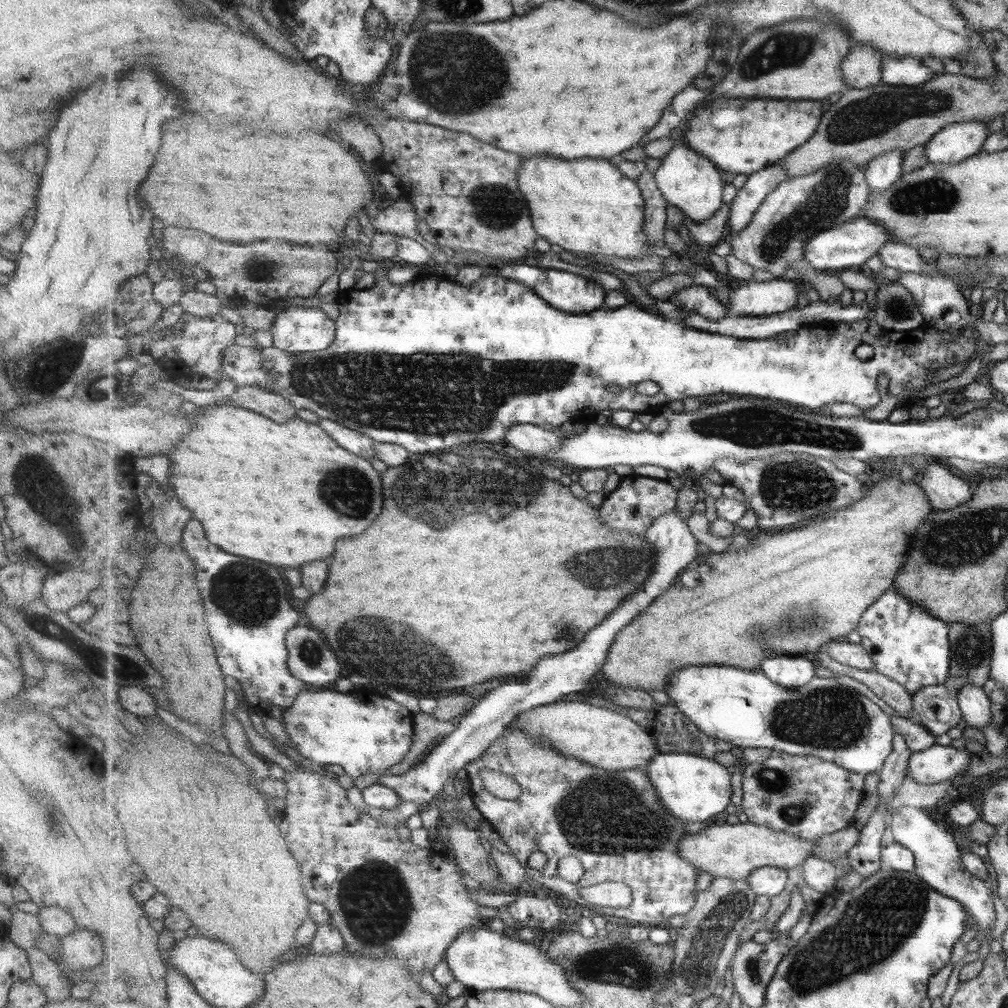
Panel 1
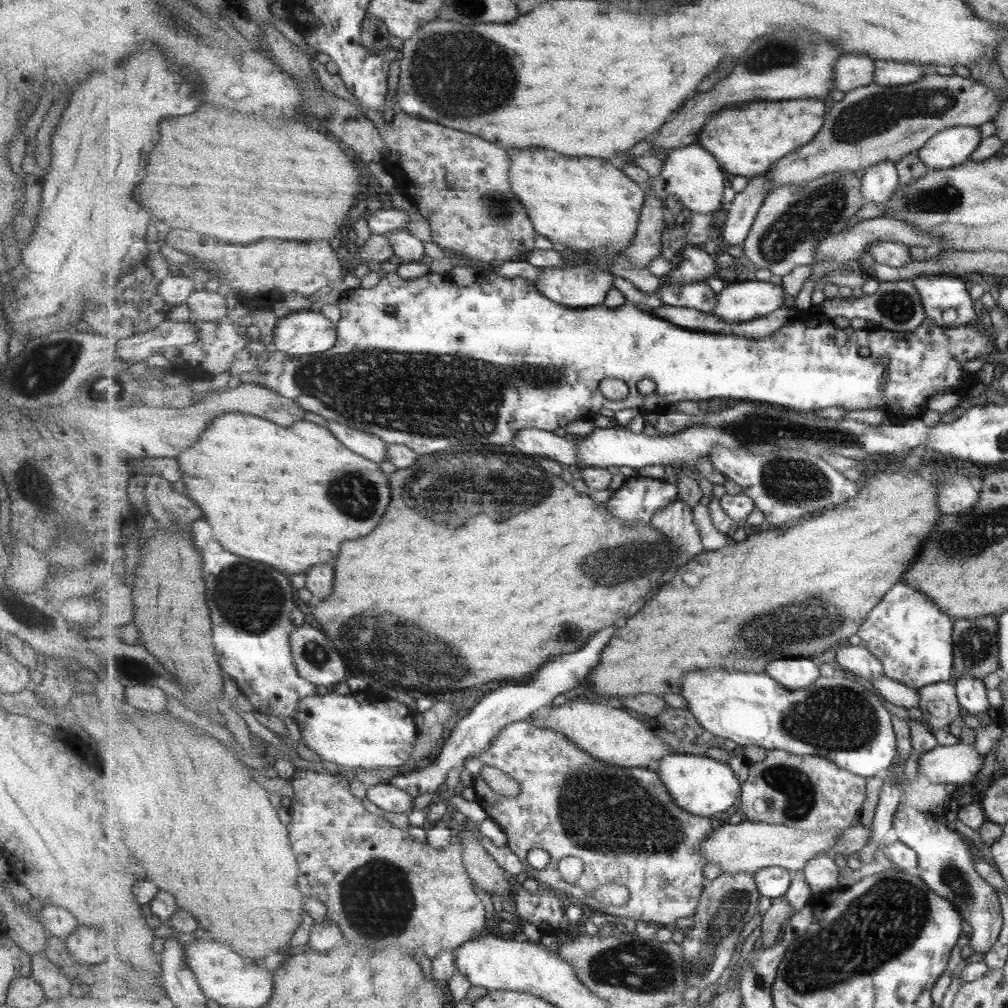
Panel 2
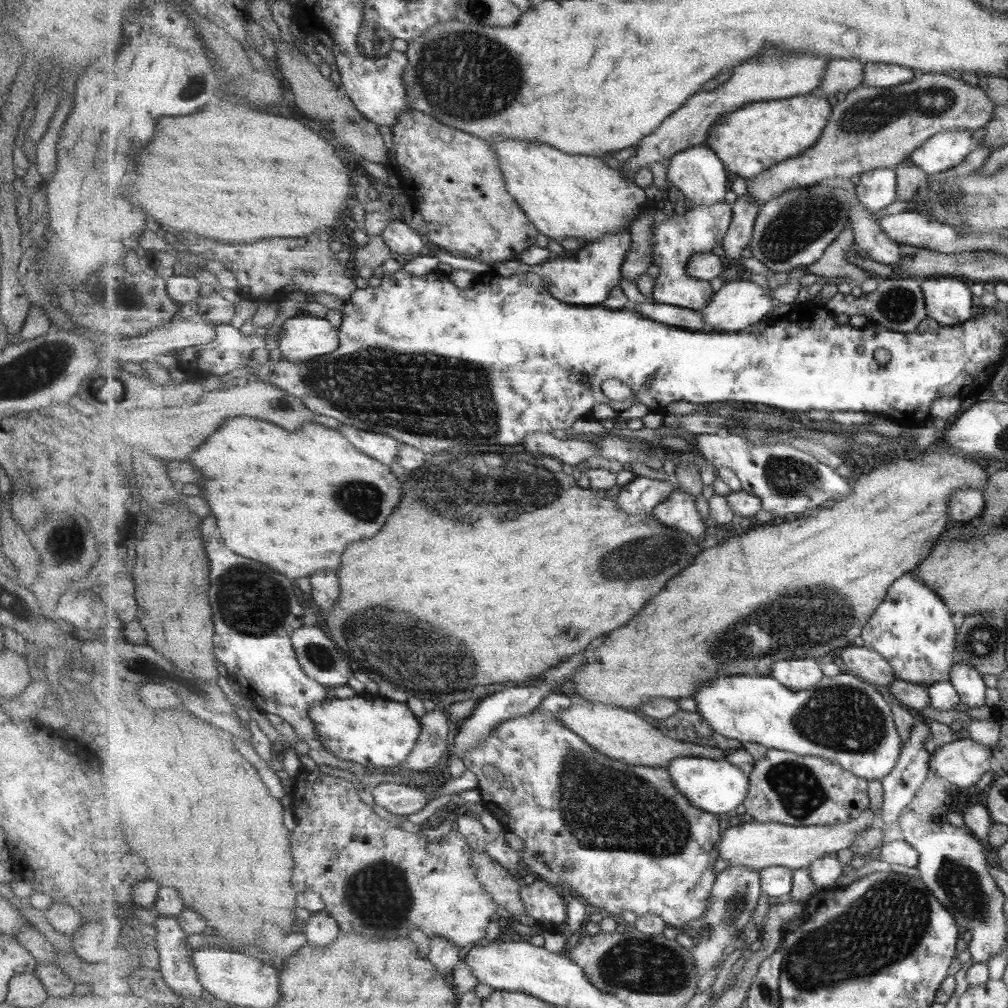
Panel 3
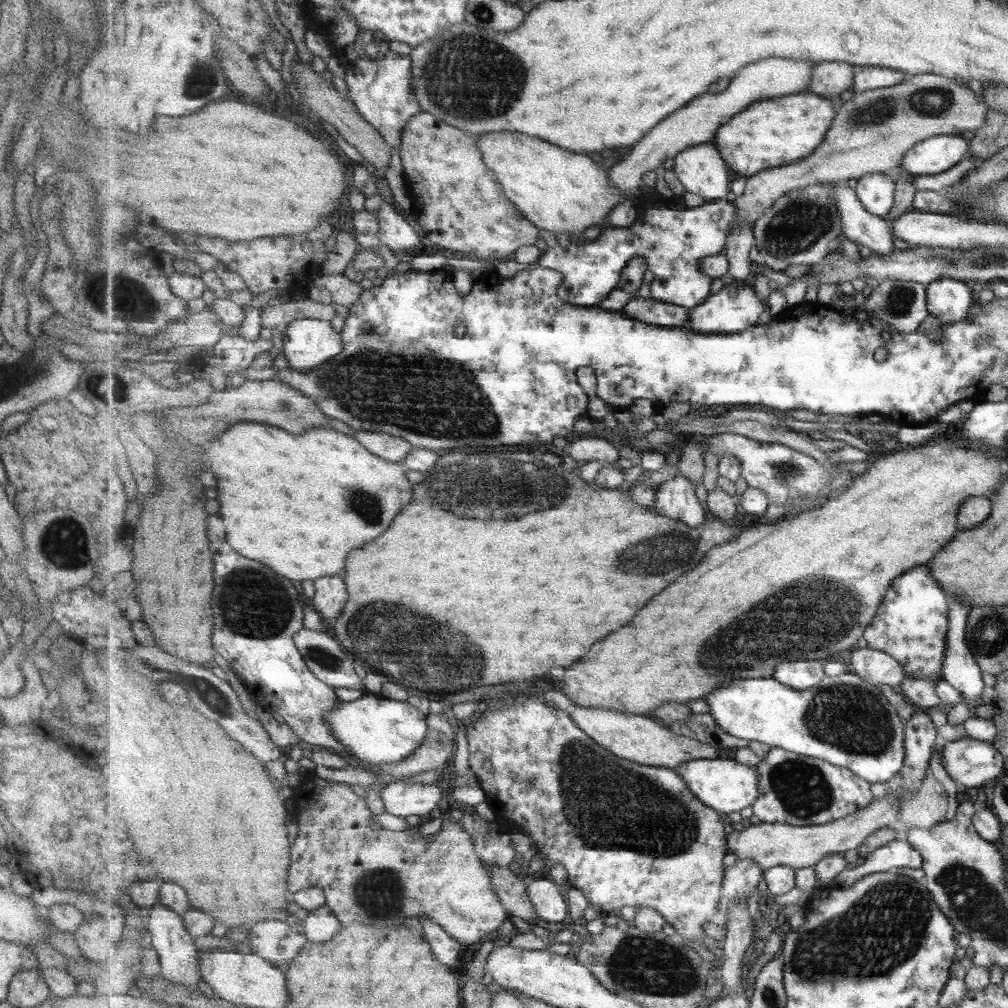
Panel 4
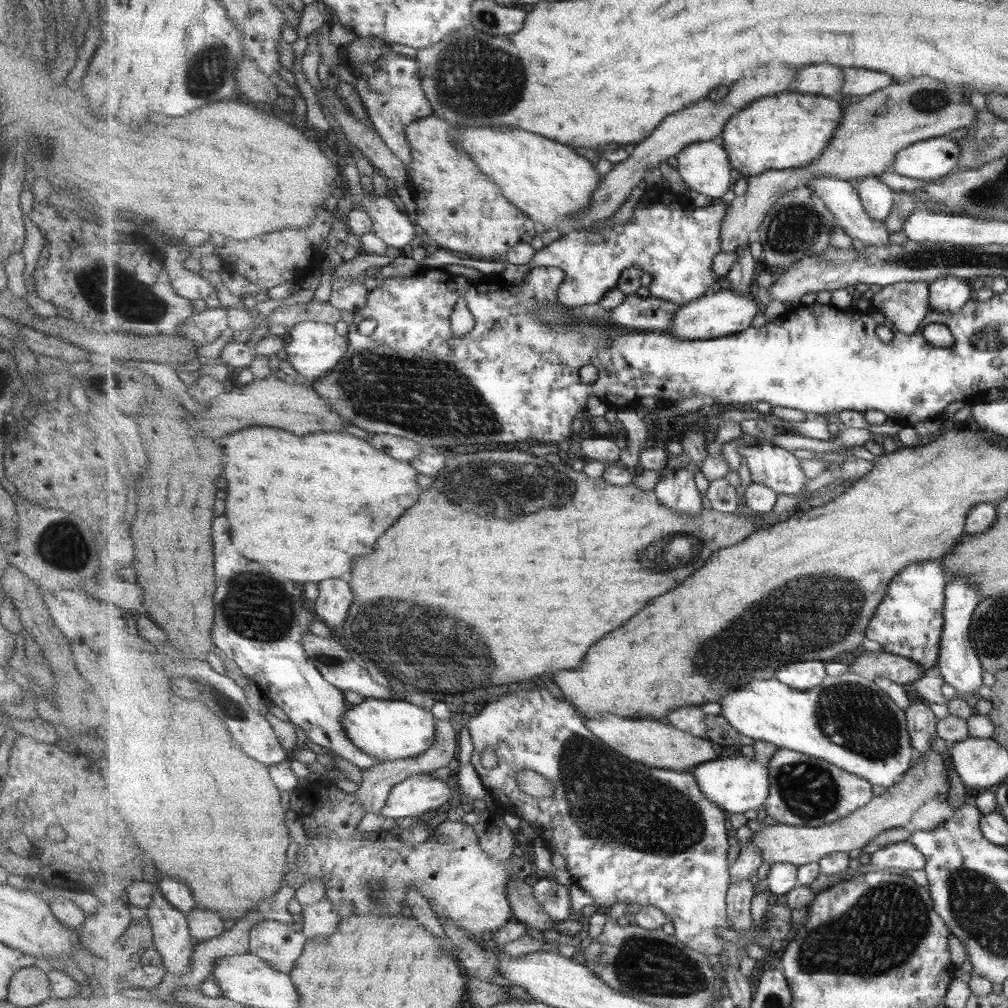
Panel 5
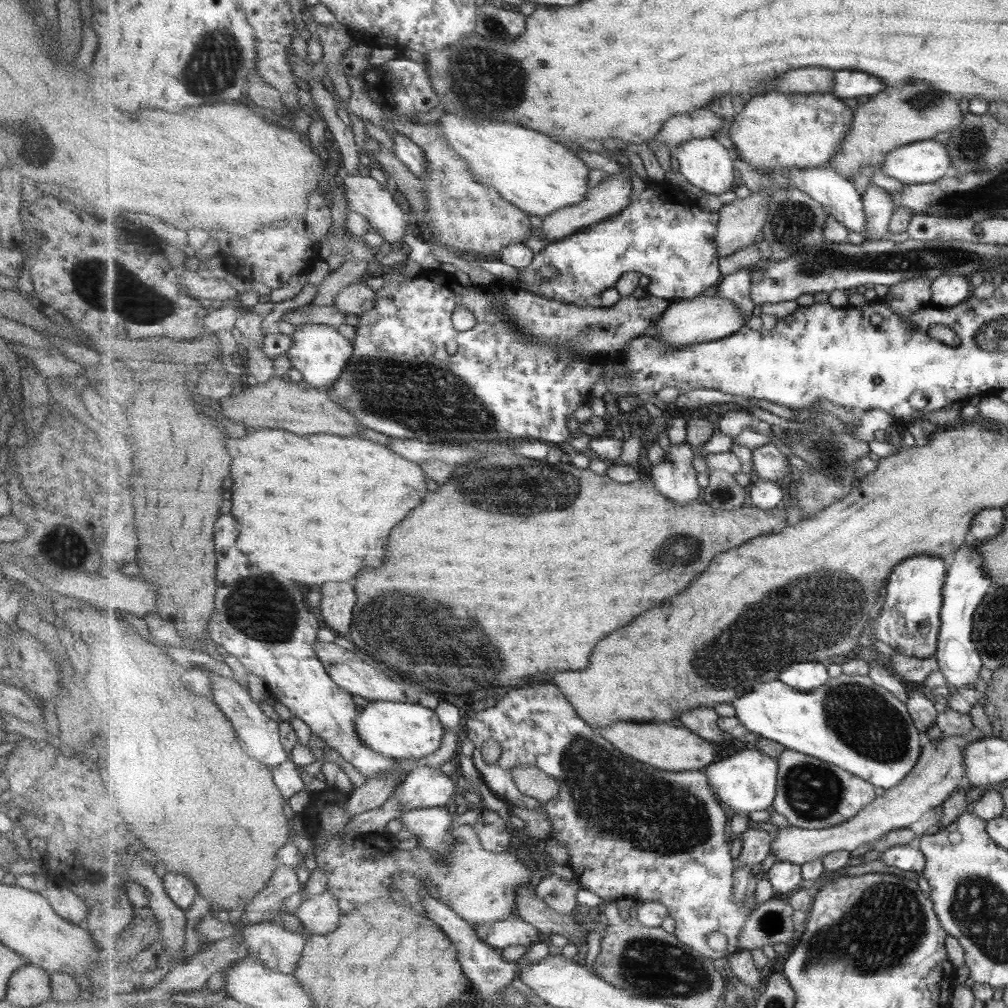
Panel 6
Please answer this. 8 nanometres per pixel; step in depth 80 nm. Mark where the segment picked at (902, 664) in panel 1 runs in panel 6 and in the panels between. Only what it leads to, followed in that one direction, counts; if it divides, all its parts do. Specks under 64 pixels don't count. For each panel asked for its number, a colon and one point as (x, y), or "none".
2: (908, 633)
3: (913, 630)
4: (911, 626)
5: (908, 624)
6: (909, 623)

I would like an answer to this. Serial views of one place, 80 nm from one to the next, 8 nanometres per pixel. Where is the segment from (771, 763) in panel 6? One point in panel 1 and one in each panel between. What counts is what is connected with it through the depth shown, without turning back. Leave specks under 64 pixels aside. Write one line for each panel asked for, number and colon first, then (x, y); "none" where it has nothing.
1: (693, 788)
2: (703, 786)
3: (718, 787)
4: (726, 785)
5: (736, 785)

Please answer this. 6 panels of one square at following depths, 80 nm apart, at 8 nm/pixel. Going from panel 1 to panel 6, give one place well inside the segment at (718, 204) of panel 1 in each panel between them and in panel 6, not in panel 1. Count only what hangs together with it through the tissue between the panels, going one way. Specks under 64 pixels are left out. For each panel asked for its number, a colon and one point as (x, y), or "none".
2: (692, 174)
3: (698, 172)
4: (702, 170)
5: (706, 168)
6: (705, 163)

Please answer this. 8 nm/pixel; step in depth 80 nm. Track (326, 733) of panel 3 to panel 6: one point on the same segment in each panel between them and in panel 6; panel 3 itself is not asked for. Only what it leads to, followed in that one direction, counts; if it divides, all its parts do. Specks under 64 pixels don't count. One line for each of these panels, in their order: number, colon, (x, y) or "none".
4: (377, 731)
5: (387, 730)
6: (402, 731)

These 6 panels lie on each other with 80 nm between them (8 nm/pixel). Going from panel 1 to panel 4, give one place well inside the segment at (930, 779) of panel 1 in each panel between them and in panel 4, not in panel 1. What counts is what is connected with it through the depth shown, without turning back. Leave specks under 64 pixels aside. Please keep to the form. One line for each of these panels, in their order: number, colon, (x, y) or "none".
2: (955, 764)
3: (961, 762)
4: (971, 763)

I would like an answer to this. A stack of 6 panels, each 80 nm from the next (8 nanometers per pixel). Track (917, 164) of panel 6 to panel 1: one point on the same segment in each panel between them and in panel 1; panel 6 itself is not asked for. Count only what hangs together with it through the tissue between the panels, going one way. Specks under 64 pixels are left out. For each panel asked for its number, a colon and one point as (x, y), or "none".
1: (957, 142)
2: (950, 147)
3: (945, 150)
4: (937, 154)
5: (932, 159)

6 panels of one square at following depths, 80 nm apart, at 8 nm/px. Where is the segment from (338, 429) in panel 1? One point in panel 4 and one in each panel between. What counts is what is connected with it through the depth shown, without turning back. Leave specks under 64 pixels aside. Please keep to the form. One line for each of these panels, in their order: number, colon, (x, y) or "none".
2: (368, 445)
3: (381, 447)
4: (394, 448)

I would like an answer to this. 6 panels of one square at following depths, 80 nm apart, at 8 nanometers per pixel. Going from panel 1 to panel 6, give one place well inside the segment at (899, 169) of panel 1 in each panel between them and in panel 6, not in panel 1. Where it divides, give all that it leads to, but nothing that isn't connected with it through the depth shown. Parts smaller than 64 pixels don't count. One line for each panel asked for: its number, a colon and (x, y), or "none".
2: (879, 182)
3: (877, 189)
4: (876, 191)
5: (877, 197)
6: (878, 204)

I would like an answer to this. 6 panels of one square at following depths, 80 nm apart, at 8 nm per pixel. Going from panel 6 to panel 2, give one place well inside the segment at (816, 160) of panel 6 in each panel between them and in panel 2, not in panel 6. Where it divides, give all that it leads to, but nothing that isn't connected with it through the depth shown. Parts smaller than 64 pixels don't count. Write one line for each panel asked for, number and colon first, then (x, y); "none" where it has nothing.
2: (747, 139)
3: (752, 139)
4: (768, 134)
5: (788, 130)

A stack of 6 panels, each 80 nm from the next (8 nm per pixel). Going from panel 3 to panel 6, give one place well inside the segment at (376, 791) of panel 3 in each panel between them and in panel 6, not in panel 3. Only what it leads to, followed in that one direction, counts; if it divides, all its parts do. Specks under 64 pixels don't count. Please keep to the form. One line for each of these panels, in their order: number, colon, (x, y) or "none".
4: (402, 799)
5: (419, 794)
6: (425, 787)

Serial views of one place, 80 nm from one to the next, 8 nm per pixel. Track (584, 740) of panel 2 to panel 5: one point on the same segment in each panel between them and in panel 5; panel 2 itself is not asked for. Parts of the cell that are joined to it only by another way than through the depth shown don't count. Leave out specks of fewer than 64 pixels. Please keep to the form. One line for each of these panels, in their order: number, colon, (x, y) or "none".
3: (626, 735)
4: (643, 739)
5: (657, 743)

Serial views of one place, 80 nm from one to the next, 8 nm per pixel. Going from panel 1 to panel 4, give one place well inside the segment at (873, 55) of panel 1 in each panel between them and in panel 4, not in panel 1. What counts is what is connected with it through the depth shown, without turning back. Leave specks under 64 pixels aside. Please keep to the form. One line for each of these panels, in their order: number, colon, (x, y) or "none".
2: (853, 71)
3: (844, 76)
4: (830, 79)

